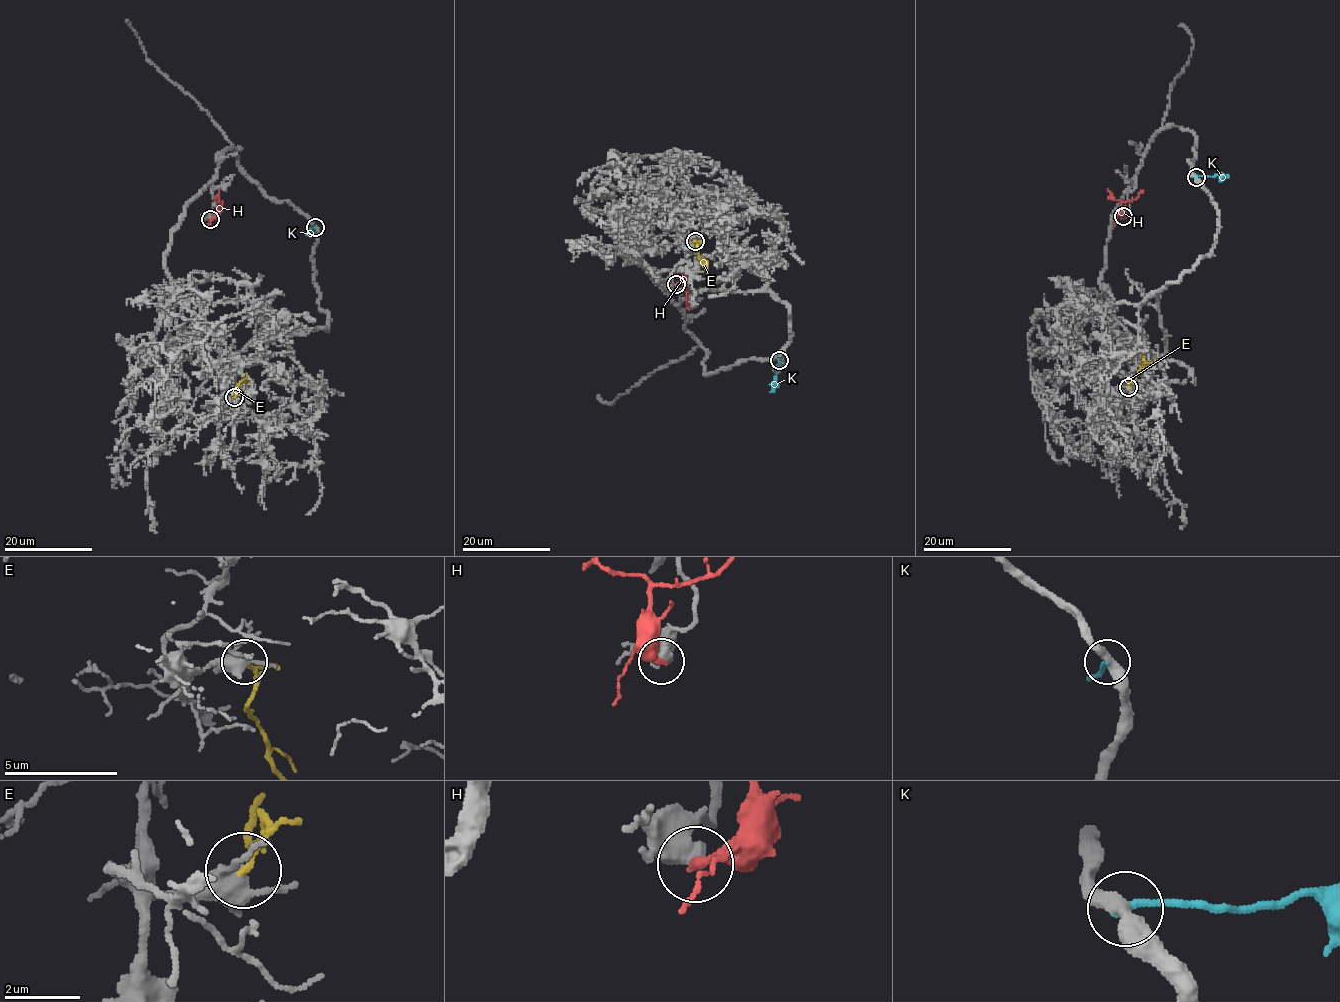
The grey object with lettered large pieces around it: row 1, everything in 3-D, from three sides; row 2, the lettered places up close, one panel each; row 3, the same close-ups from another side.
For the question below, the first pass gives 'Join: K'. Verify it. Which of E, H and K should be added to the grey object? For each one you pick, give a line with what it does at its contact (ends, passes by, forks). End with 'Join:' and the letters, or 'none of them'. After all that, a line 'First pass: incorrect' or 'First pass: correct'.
Join: none of them
First pass: incorrect

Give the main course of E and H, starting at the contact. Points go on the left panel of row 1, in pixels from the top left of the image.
E: (234, 398), (238, 385), (248, 382)
H: (210, 219), (221, 201)

